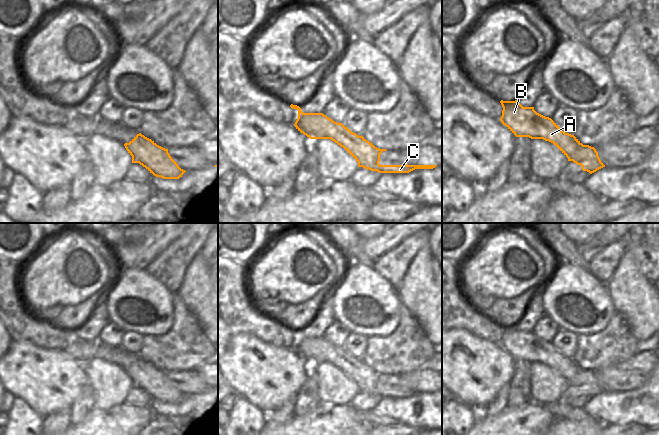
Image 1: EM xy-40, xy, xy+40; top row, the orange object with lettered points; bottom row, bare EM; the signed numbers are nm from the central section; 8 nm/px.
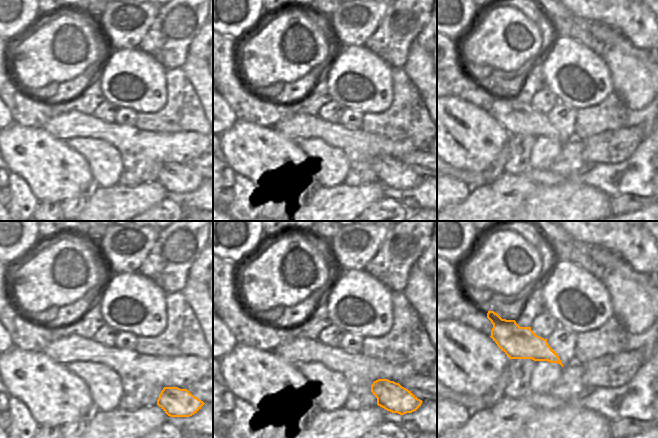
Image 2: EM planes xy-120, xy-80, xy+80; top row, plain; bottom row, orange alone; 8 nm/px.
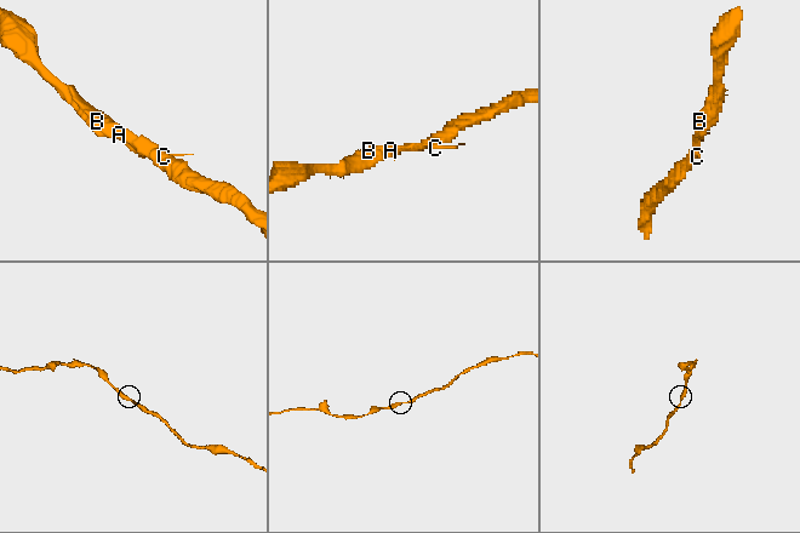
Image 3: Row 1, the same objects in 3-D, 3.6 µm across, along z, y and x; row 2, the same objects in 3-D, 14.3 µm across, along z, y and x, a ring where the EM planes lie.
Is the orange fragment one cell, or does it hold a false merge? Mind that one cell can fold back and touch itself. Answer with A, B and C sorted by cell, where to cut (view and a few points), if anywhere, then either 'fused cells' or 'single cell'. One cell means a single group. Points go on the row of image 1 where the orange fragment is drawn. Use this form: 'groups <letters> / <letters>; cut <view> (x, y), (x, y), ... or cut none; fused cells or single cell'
groups A B C; cut none; single cell

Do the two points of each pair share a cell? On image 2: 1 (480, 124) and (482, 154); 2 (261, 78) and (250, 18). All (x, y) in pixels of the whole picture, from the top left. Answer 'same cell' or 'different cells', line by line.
1: same cell
2: different cells

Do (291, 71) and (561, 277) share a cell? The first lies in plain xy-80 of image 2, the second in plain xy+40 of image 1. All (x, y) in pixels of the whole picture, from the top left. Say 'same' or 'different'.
different

